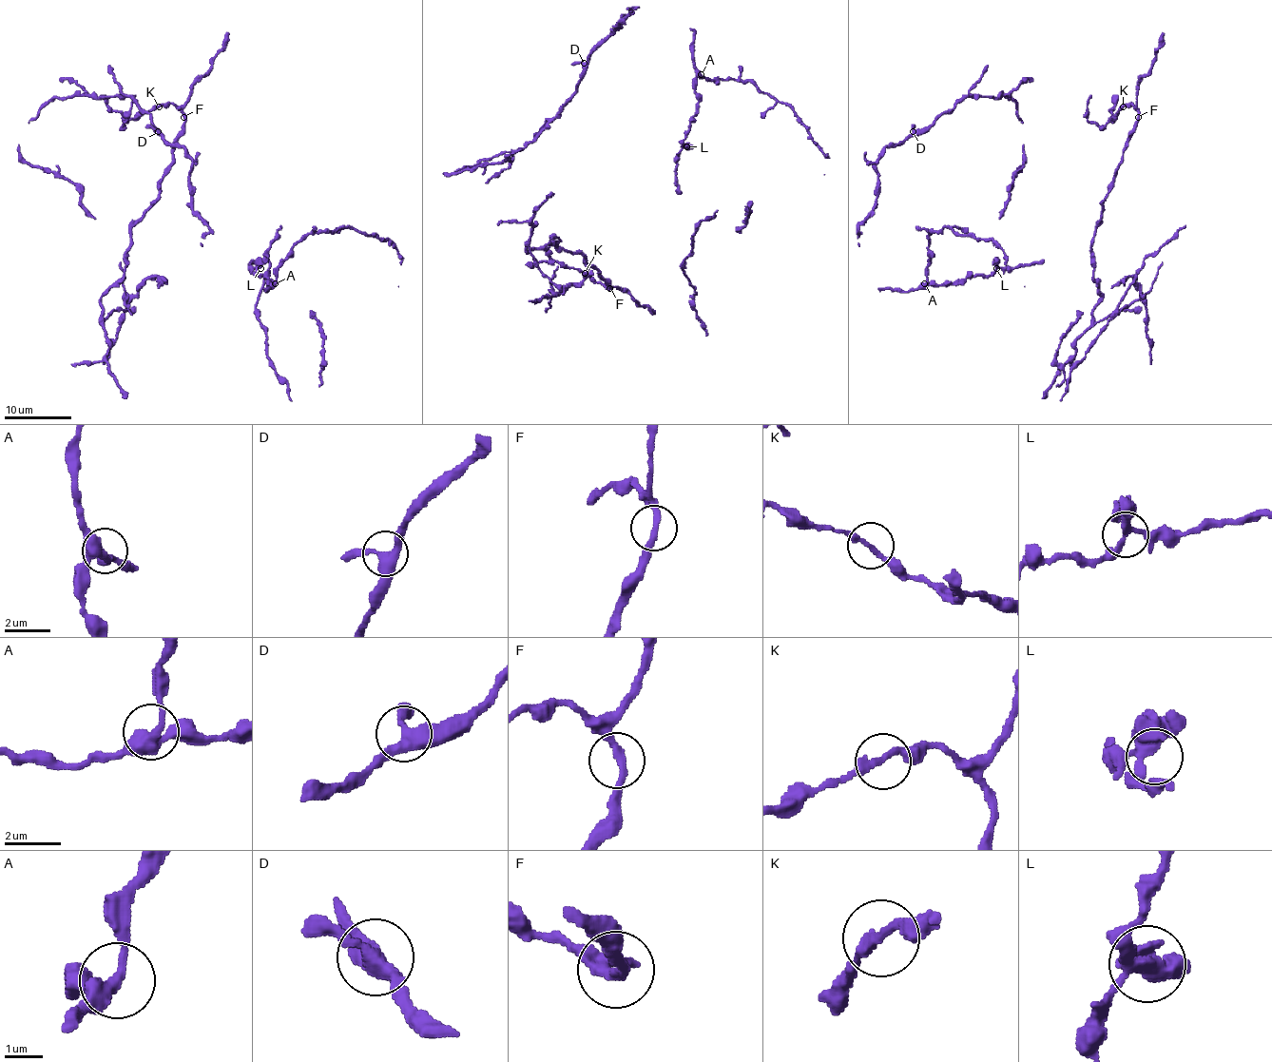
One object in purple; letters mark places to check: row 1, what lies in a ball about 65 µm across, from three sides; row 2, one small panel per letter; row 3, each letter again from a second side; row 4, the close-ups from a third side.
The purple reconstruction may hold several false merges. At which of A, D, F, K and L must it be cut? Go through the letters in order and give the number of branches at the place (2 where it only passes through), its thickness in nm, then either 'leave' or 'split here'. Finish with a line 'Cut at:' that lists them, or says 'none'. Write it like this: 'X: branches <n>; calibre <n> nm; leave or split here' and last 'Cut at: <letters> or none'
A: branches 3; calibre 360 nm; leave
D: branches 3; calibre 360 nm; leave
F: branches 2; calibre 240 nm; leave
K: branches 2; calibre 220 nm; leave
L: branches 3; calibre 320 nm; leave
Cut at: none

